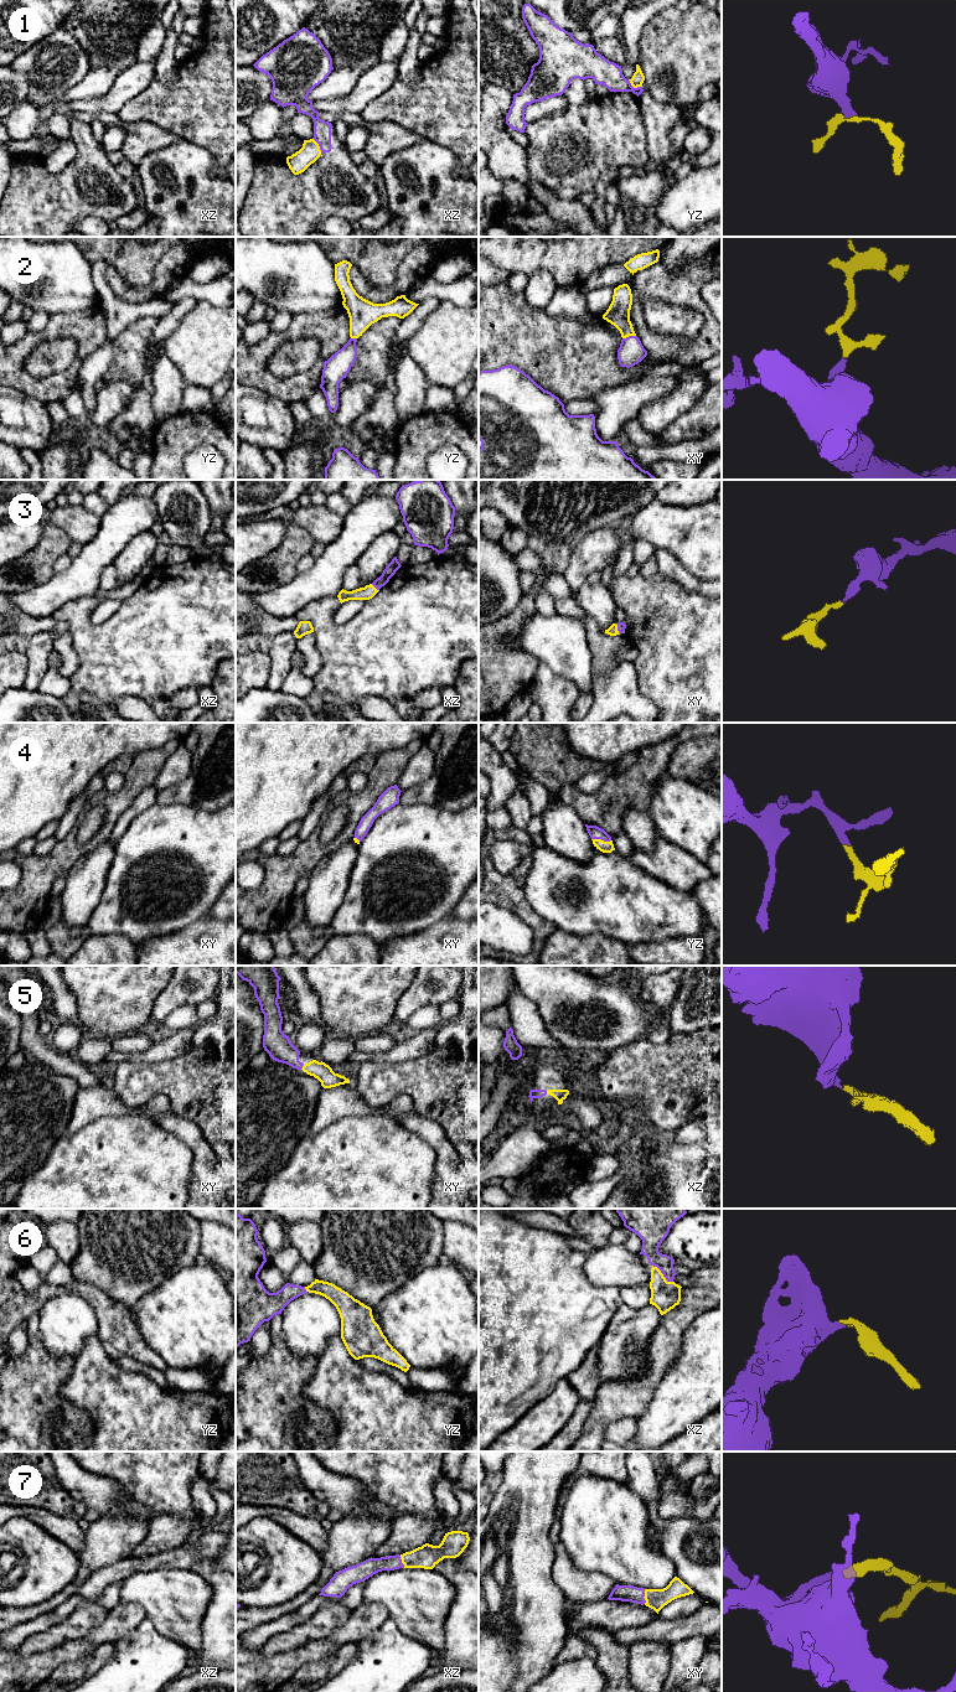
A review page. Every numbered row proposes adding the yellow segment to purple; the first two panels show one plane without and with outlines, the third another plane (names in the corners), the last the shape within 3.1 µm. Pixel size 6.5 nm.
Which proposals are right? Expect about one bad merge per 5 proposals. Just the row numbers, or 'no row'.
2, 3, 4, 5, 6, 7

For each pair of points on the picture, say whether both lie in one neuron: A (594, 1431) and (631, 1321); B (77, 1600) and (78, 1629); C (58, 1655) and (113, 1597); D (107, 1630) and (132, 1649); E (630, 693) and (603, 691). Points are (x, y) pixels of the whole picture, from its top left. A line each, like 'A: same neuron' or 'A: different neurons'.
A: different neurons
B: different neurons
C: different neurons
D: different neurons
E: same neuron

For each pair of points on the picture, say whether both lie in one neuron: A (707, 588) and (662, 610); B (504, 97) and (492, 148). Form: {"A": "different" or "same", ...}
{"A": "different", "B": "same"}

